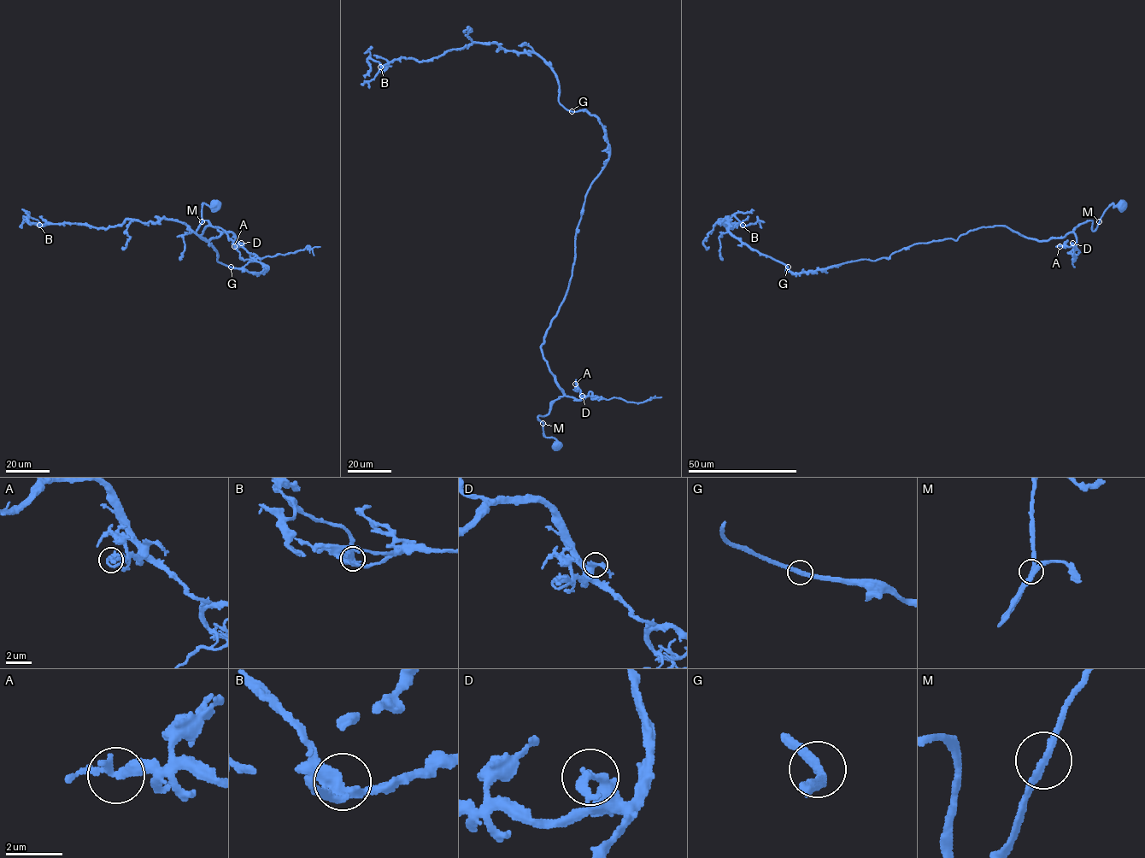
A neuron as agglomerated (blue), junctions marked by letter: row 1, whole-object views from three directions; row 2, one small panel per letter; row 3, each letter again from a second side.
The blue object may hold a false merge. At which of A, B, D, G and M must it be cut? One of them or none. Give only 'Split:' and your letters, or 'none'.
Split: none

